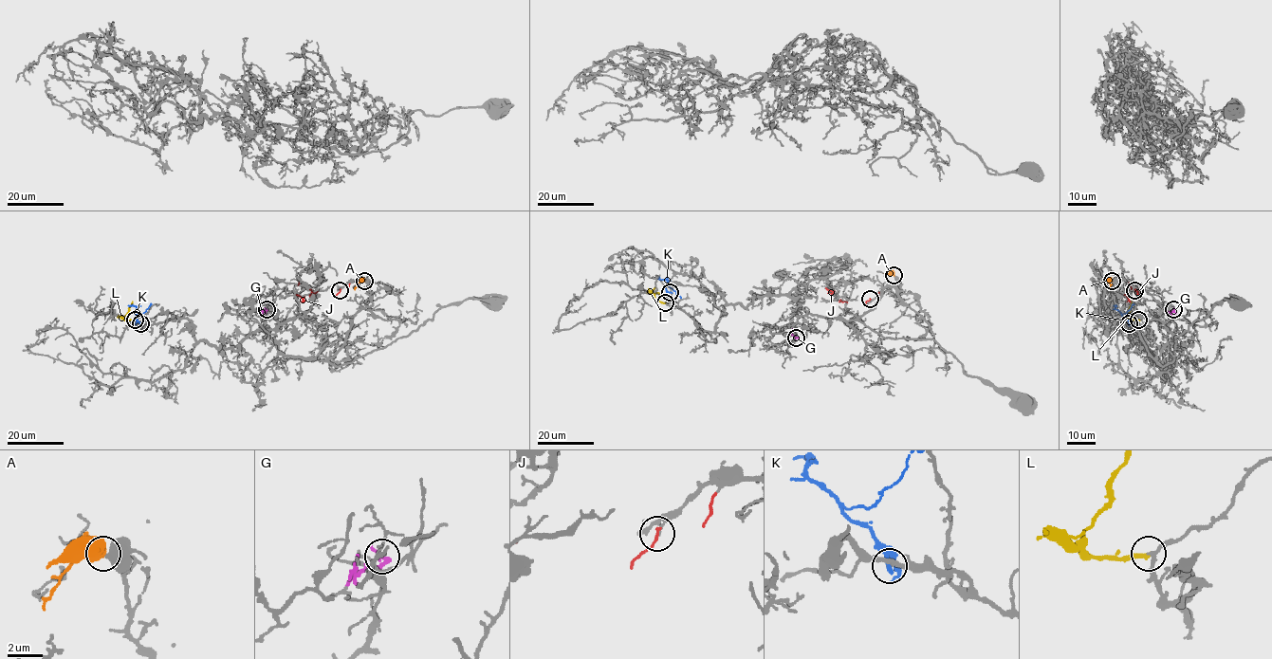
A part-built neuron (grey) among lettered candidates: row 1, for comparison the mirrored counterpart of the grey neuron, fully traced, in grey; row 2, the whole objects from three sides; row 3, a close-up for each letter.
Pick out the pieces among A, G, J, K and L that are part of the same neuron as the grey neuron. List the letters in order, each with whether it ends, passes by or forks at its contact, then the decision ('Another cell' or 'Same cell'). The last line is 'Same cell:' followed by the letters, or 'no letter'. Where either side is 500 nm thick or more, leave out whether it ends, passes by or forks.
A: It passes by. Same cell
G: It passes by. Another cell
J: It ends there. Another cell
K: It ends there. Another cell
L: It ends there. Same cell
Same cell: A, L

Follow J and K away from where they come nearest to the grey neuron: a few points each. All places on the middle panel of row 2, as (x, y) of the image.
J: (870, 299), (865, 302), (842, 302), (829, 292)
K: (670, 292), (667, 285), (680, 297)

